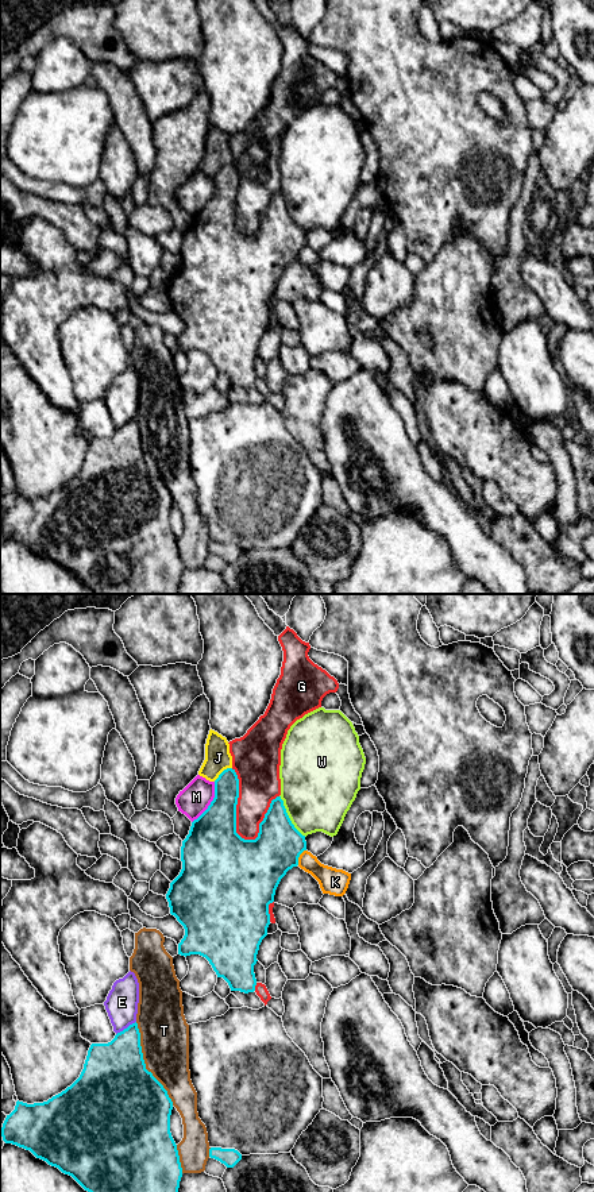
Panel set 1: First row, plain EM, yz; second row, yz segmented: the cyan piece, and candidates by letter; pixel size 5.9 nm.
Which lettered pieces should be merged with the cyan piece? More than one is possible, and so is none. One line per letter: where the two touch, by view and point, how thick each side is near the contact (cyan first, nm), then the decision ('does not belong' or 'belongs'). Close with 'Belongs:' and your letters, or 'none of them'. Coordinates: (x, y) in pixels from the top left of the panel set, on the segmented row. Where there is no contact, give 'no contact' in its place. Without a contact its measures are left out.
E: meets cyan in yz at (127, 1027); 320 nm thick on the cyan side, 190 nm on the other; does not belong
G: meets cyan in yz at (235, 809); 320 nm thick on the cyan side, 240 nm on the other; does not belong
J: meets cyan in yz at (222, 772); 180 nm thick on the cyan side, 160 nm on the other; does not belong
K: meets cyan in yz at (299, 856); 320 nm thick on the cyan side, 150 nm on the other; does not belong
M: meets cyan in yz at (211, 802); 320 nm thick on the cyan side, 180 nm on the other; does not belong
T: meets cyan in yz at (145, 1064); 480 nm thick on the cyan side, 280 nm on the other; does not belong
W: meets cyan in yz at (288, 817); 280 nm thick on the cyan side, 440 nm on the other; does not belong
Belongs: none of them

